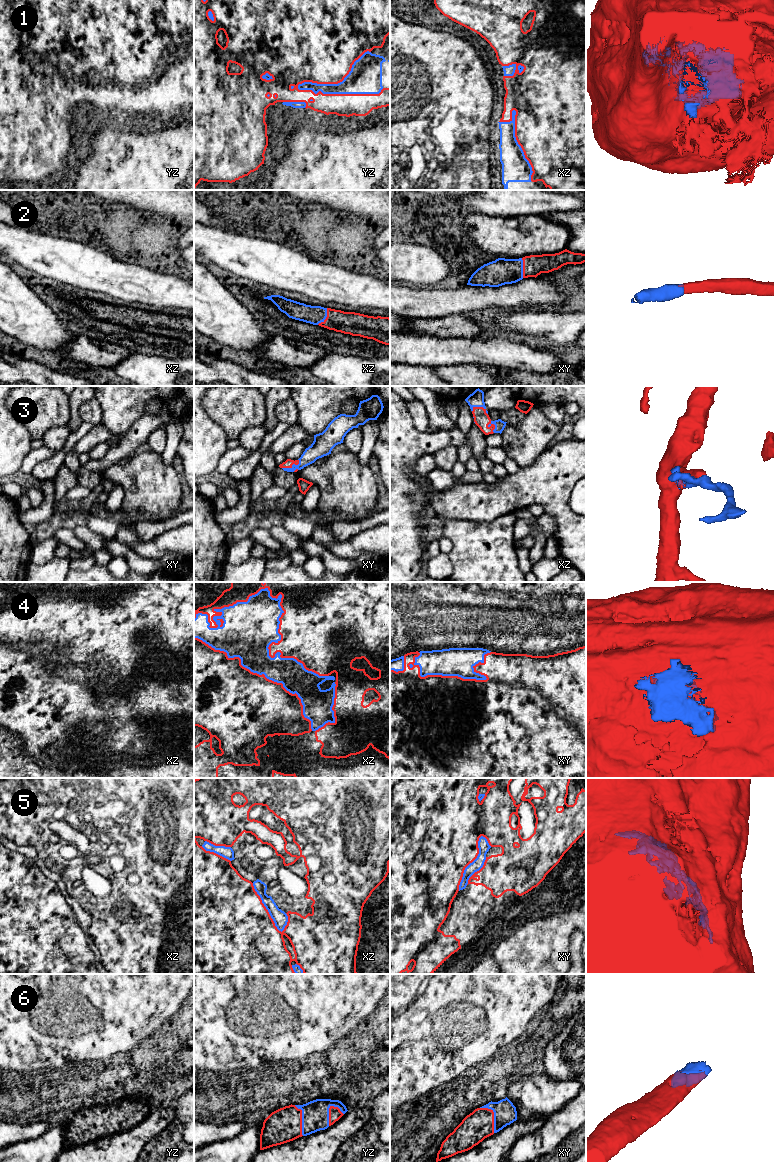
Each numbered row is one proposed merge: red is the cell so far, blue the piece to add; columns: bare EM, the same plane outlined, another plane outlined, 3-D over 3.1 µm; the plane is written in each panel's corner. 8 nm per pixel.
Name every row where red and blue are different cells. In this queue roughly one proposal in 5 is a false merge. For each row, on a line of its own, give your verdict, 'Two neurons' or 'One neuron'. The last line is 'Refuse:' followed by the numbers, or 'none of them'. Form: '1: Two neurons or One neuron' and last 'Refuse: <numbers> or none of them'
1: One neuron
2: One neuron
3: One neuron
4: One neuron
5: One neuron
6: One neuron
Refuse: none of them

